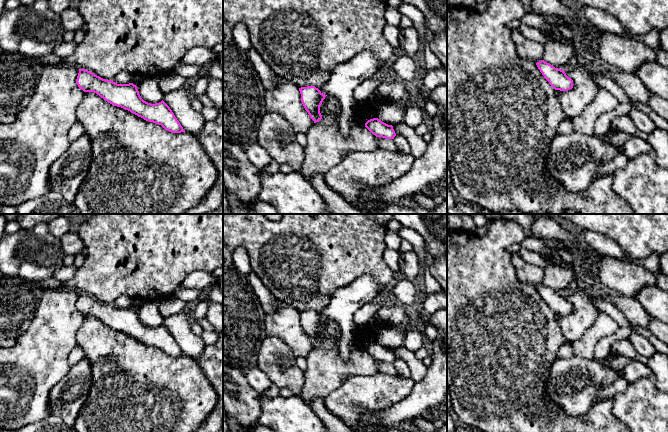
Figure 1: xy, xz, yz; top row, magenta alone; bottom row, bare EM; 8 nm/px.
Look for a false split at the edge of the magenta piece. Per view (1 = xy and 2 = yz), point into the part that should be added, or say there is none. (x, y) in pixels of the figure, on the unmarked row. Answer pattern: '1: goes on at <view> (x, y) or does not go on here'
1: does not go on here
2: does not go on here

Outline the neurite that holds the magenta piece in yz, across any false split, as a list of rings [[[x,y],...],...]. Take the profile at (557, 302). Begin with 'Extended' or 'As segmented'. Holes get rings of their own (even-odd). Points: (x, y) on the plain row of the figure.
As segmented. [[[544,284],[537,286],[536,289],[555,314],[568,315],[573,312],[573,304],[566,299],[565,295],[555,292]]]

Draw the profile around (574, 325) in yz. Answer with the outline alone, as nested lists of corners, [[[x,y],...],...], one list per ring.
[[[578,289],[565,294],[573,304],[573,312],[568,315],[556,314],[556,321],[561,327],[566,342],[572,344],[593,325],[598,316],[598,309],[591,303],[585,289]]]

